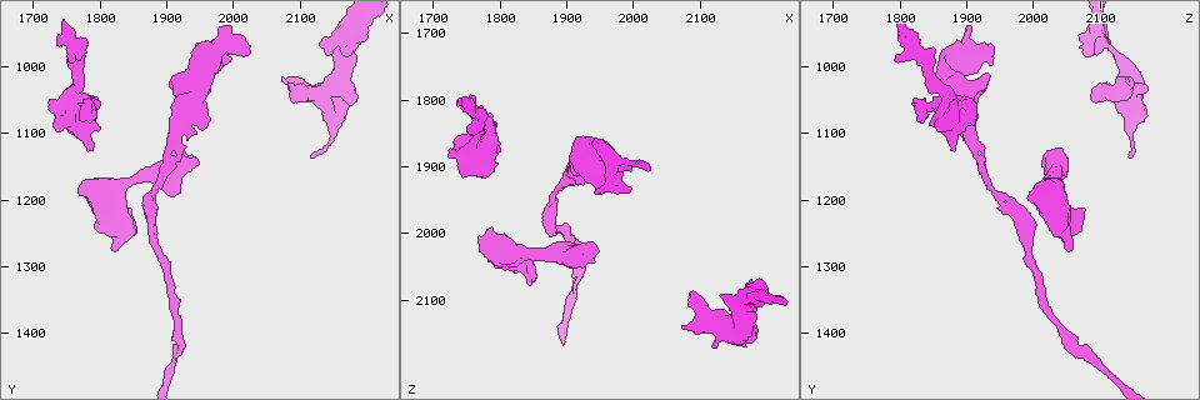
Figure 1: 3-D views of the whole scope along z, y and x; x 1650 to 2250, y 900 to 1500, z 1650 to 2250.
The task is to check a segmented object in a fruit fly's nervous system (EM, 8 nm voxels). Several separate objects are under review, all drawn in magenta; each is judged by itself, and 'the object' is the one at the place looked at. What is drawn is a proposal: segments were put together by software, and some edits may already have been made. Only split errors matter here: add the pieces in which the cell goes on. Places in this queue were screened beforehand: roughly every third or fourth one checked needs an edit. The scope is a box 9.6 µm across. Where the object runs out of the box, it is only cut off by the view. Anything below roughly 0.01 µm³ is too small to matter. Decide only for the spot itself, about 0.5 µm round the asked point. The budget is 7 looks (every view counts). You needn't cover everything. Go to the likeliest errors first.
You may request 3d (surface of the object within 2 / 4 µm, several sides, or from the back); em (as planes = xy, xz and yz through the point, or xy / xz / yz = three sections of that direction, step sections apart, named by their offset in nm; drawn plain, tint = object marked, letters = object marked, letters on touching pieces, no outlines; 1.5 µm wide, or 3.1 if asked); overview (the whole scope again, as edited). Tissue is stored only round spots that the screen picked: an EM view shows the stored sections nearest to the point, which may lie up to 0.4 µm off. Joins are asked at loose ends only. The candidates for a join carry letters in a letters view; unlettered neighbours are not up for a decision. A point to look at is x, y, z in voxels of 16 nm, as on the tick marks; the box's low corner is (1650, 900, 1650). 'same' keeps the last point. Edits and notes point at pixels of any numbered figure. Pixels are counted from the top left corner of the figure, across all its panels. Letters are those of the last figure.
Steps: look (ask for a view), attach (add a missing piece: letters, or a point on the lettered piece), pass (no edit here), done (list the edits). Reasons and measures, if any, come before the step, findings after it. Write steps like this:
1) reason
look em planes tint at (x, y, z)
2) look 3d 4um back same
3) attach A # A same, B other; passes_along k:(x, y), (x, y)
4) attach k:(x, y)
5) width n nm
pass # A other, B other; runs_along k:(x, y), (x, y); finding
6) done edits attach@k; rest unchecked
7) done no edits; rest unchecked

look em planes letters at (1850, 1245, 2075)

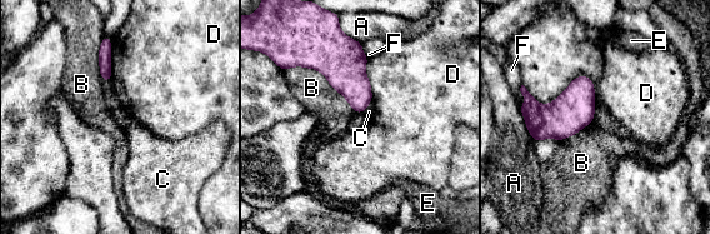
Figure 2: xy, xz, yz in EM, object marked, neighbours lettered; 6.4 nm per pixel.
pass # A other, B other, C other, D other, E other, F other; border 2:(291, 66), (318, 69), (355, 111); no lettered piece goes on from it

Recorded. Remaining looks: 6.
thick end
look em planes letters at (1740, 1095, 1860)

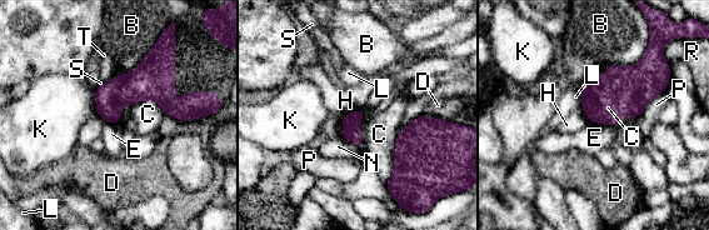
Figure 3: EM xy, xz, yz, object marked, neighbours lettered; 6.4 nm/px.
pass # B other, C other, D other, E other, H other, K other, L other, N other, P other, R other, S other, T other; border 3:(592, 121), (615, 125); no lettered piece goes on from it

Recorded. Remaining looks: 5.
branch stops here
look em planes plain at (1995, 935, 1905)

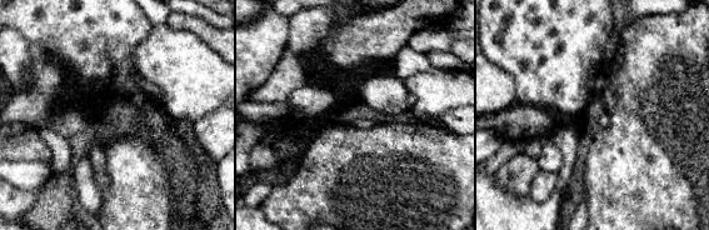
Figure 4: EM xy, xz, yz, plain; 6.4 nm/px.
look em planes letters same

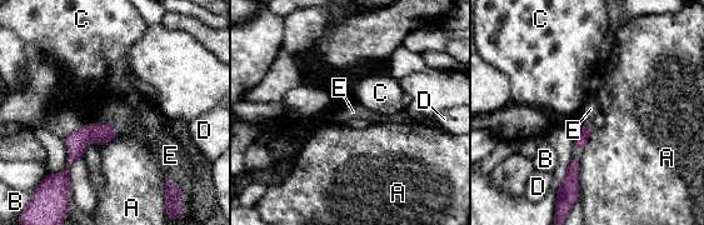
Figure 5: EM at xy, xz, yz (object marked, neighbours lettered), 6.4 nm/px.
attach E # A other, B other, C other, D other, E same; passes_along 5:(99, 133), (104, 123), (115, 113); the cell continues

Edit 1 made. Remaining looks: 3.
done edits attach@5; rest unchecked

